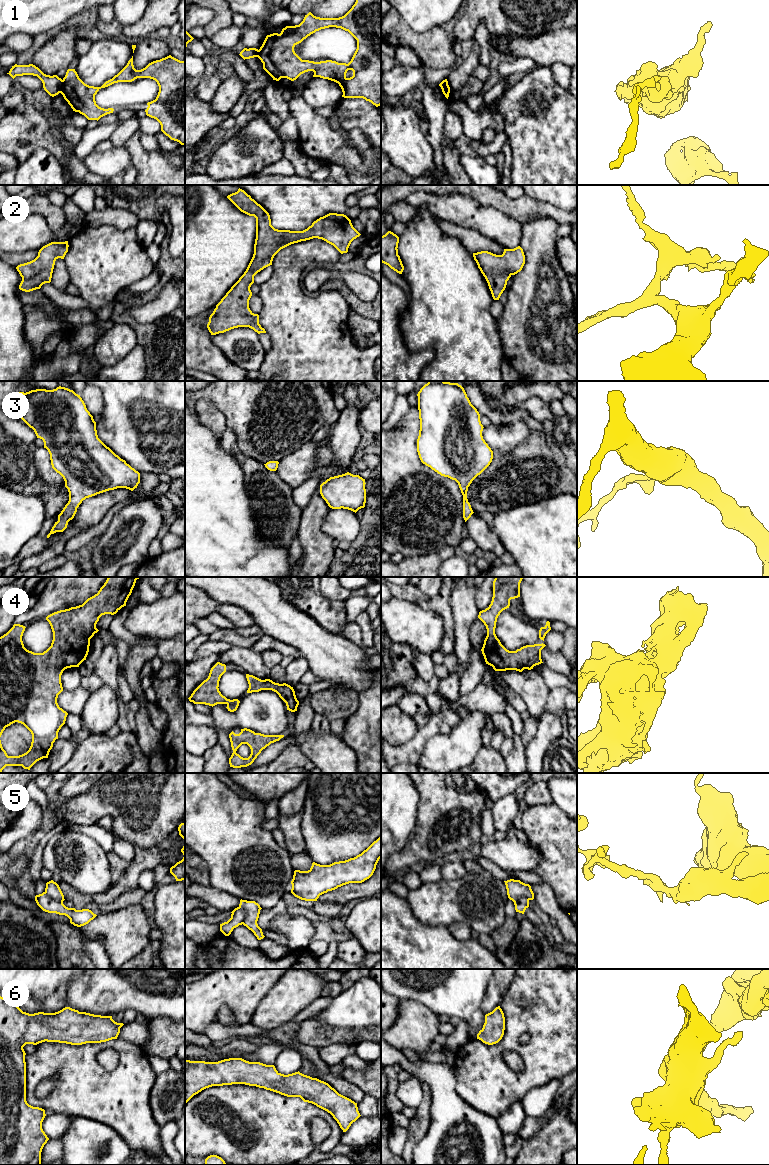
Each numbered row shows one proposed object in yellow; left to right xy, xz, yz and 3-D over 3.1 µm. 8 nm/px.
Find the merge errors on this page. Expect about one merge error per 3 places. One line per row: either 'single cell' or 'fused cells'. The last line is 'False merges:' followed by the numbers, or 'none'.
1: fused cells
2: single cell
3: single cell
4: single cell
5: fused cells
6: single cell
False merges: 1, 5

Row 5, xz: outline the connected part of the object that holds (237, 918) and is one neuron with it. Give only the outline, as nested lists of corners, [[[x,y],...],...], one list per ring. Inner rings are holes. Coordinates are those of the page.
[[[241,907],[235,908],[231,913],[231,918],[220,924],[220,931],[225,936],[229,936],[234,928],[242,925],[245,919],[245,910]]]

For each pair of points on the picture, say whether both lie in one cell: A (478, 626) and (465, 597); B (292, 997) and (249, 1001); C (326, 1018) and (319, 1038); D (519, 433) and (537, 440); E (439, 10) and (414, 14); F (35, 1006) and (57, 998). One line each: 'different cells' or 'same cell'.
A: different cells
B: different cells
C: different cells
D: different cells
E: same cell
F: same cell

